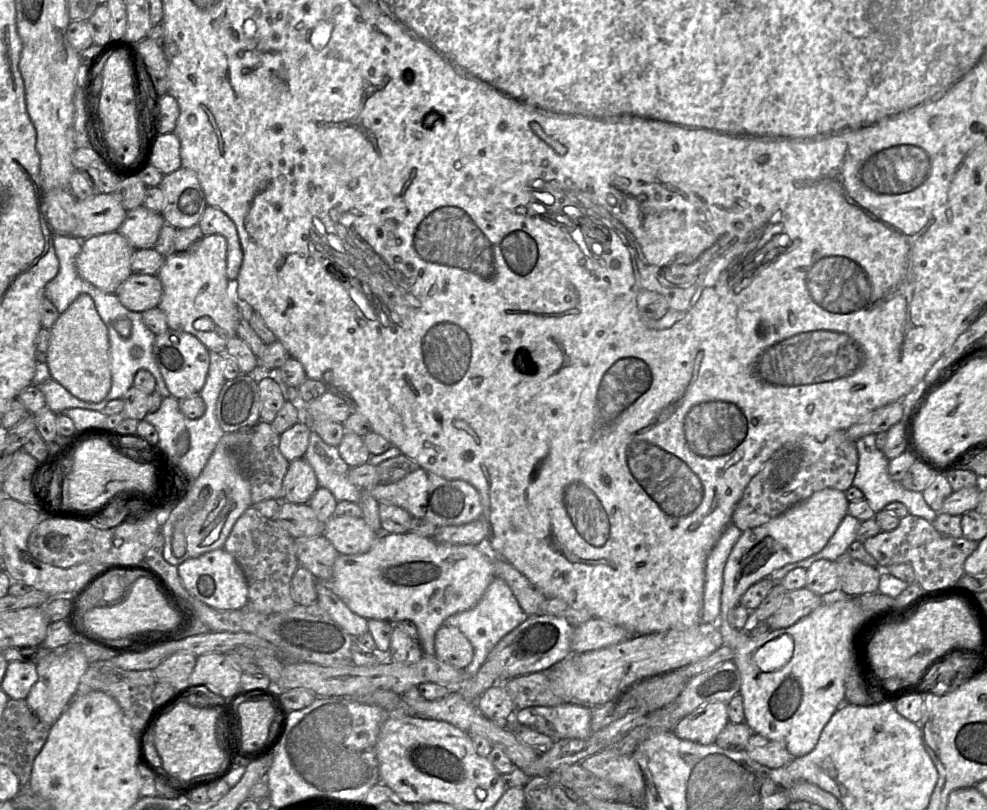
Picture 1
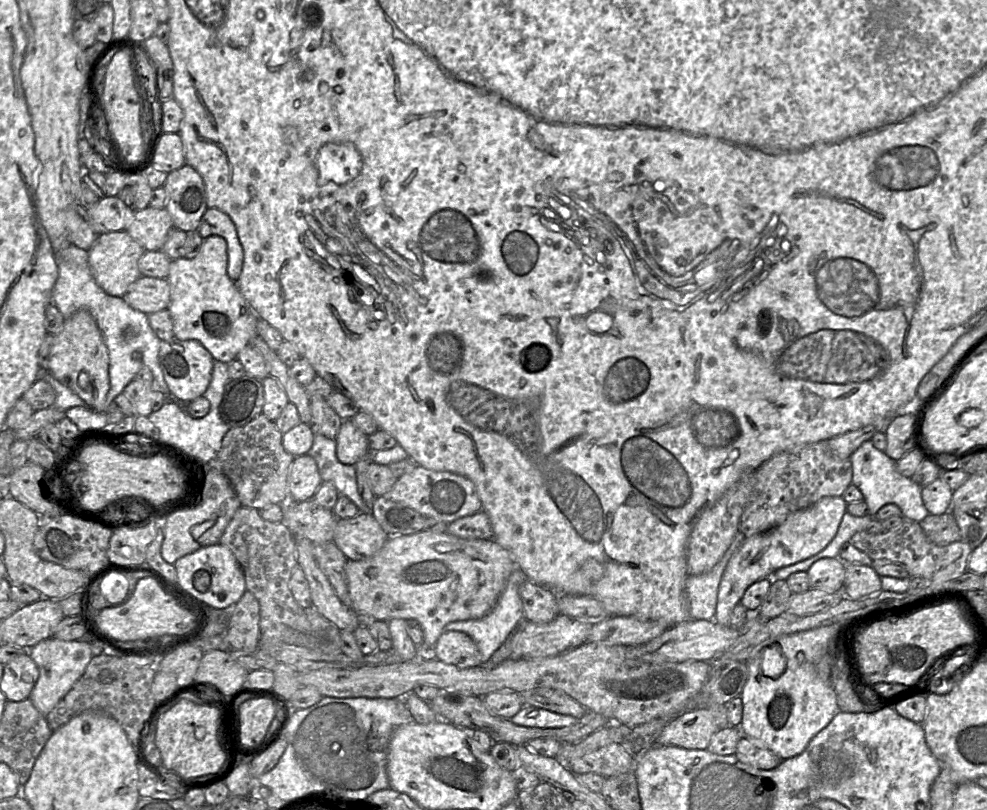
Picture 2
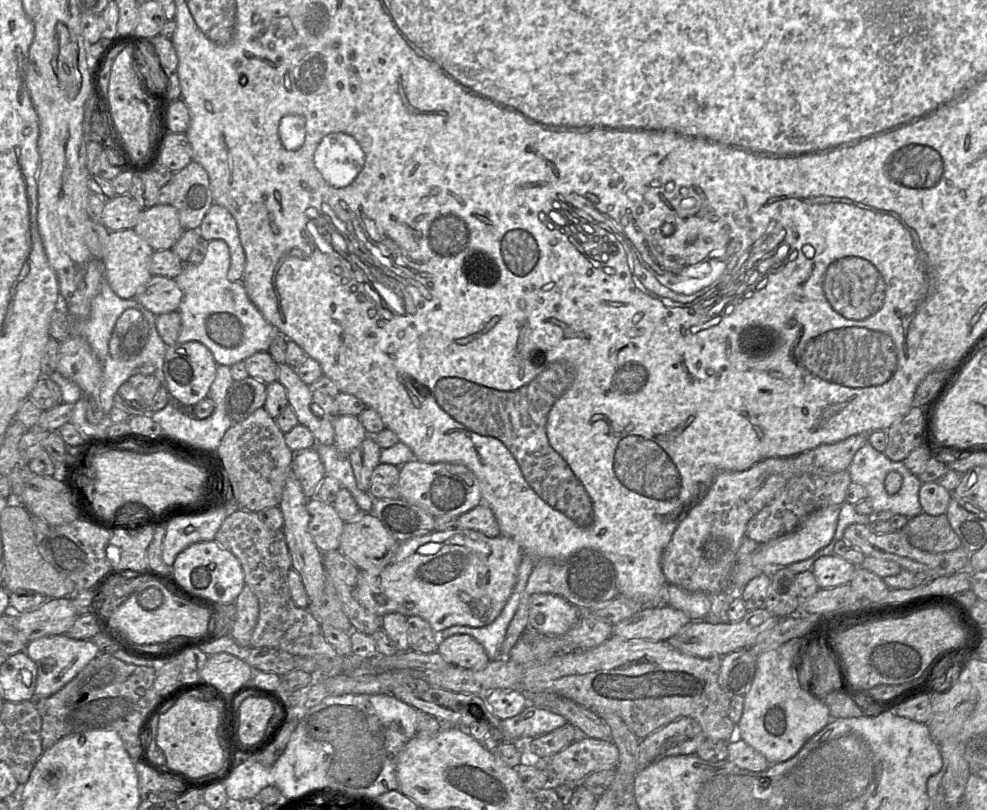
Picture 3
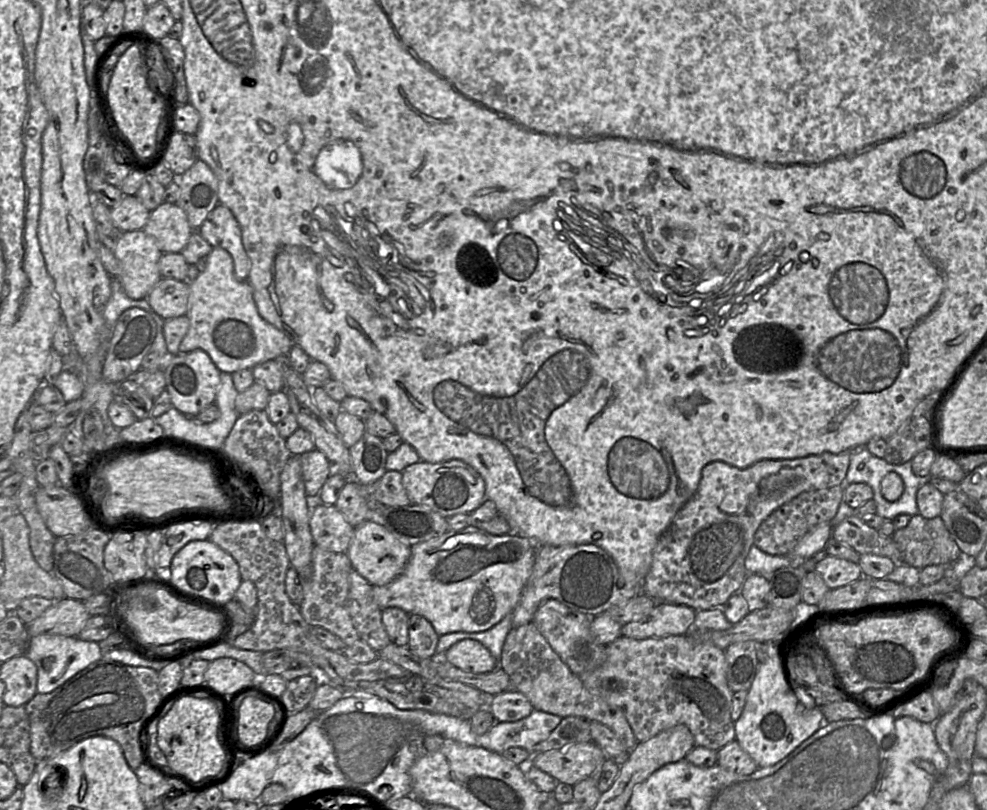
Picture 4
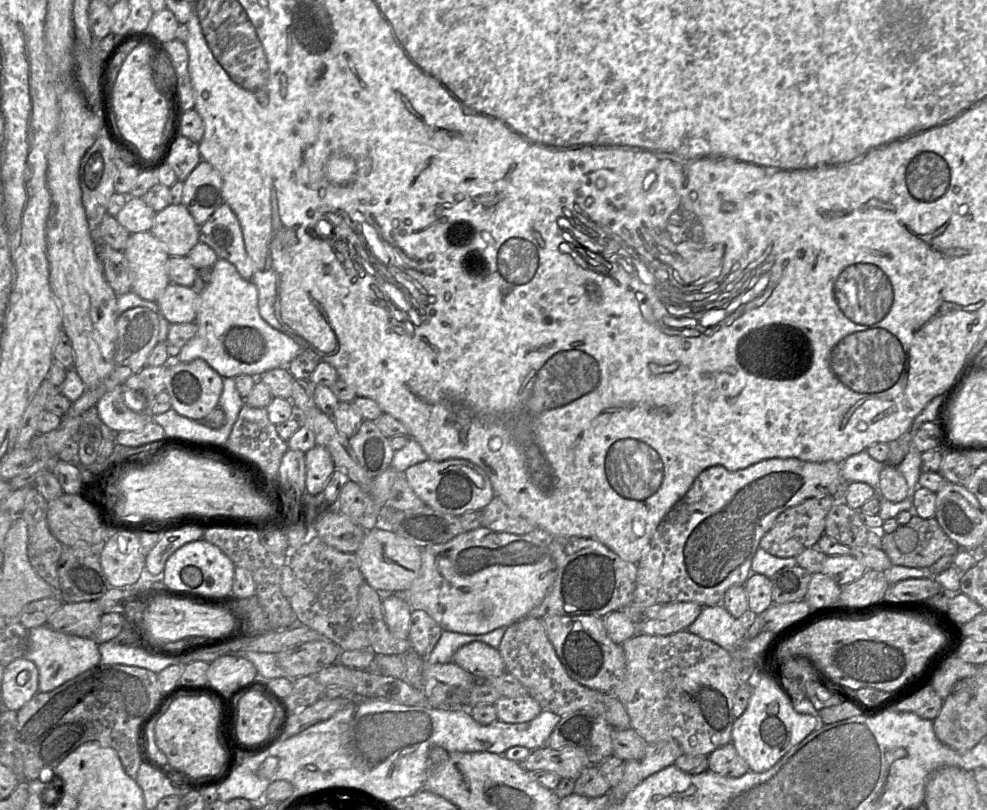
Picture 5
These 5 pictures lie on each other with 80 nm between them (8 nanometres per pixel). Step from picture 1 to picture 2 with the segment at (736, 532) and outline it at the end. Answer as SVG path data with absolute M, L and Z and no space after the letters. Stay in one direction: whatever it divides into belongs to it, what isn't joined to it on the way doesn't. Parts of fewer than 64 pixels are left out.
M739 531L719 562L708 572L689 576L685 592L688 600L689 616L697 620L714 620L718 591L728 561L740 548L746 536Z

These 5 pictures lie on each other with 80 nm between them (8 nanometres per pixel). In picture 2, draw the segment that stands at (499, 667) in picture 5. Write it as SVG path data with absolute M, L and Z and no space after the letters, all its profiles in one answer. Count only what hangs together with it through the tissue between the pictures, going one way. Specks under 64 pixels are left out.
M442 632L434 648L431 649L430 656L460 669L483 665L476 643L464 632Z

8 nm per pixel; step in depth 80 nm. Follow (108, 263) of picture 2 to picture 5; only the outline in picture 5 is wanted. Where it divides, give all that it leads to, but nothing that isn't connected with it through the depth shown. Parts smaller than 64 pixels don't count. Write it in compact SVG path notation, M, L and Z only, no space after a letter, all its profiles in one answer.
M144 231L131 234L123 252L132 272L132 291L144 300L156 302L170 283L166 263L171 256L167 249L150 231Z

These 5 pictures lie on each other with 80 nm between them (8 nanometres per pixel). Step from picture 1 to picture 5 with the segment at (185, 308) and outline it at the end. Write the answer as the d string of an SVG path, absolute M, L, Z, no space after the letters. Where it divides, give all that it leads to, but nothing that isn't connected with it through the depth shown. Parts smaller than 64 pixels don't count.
M218 258L218 260L213 266L213 274L211 282L204 288L204 290L200 293L200 295L198 295L198 312L195 323L198 326L196 335L182 347L178 356L171 361L180 361L188 363L197 358L201 358L205 360L208 363L208 365L211 368L213 368L223 378L235 378L240 374L247 374L254 377L259 377L268 370L279 367L287 367L287 365L303 351L300 344L293 337L274 329L260 316L258 309L258 290L256 285L253 283L252 280L245 280L244 278L242 278L241 275L238 273L236 267L229 261L222 258Z

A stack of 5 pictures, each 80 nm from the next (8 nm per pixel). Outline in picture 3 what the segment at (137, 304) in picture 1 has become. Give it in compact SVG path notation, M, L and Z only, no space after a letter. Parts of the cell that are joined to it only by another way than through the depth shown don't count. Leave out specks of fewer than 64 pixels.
M154 275L135 298L147 310L158 316L177 311L183 293L174 278Z

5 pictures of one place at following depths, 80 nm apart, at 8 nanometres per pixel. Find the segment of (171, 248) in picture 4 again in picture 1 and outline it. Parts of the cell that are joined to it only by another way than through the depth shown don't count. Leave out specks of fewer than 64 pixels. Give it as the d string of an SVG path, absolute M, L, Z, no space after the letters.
M139 206L127 212L119 228L135 249L154 248L162 227L166 224L162 213Z

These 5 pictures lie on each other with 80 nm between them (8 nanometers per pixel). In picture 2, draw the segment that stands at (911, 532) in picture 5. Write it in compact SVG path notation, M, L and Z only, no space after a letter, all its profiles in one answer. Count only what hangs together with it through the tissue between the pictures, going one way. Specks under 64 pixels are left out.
M951 511L941 515L929 514L919 524L926 537L938 546L961 541L959 527Z

